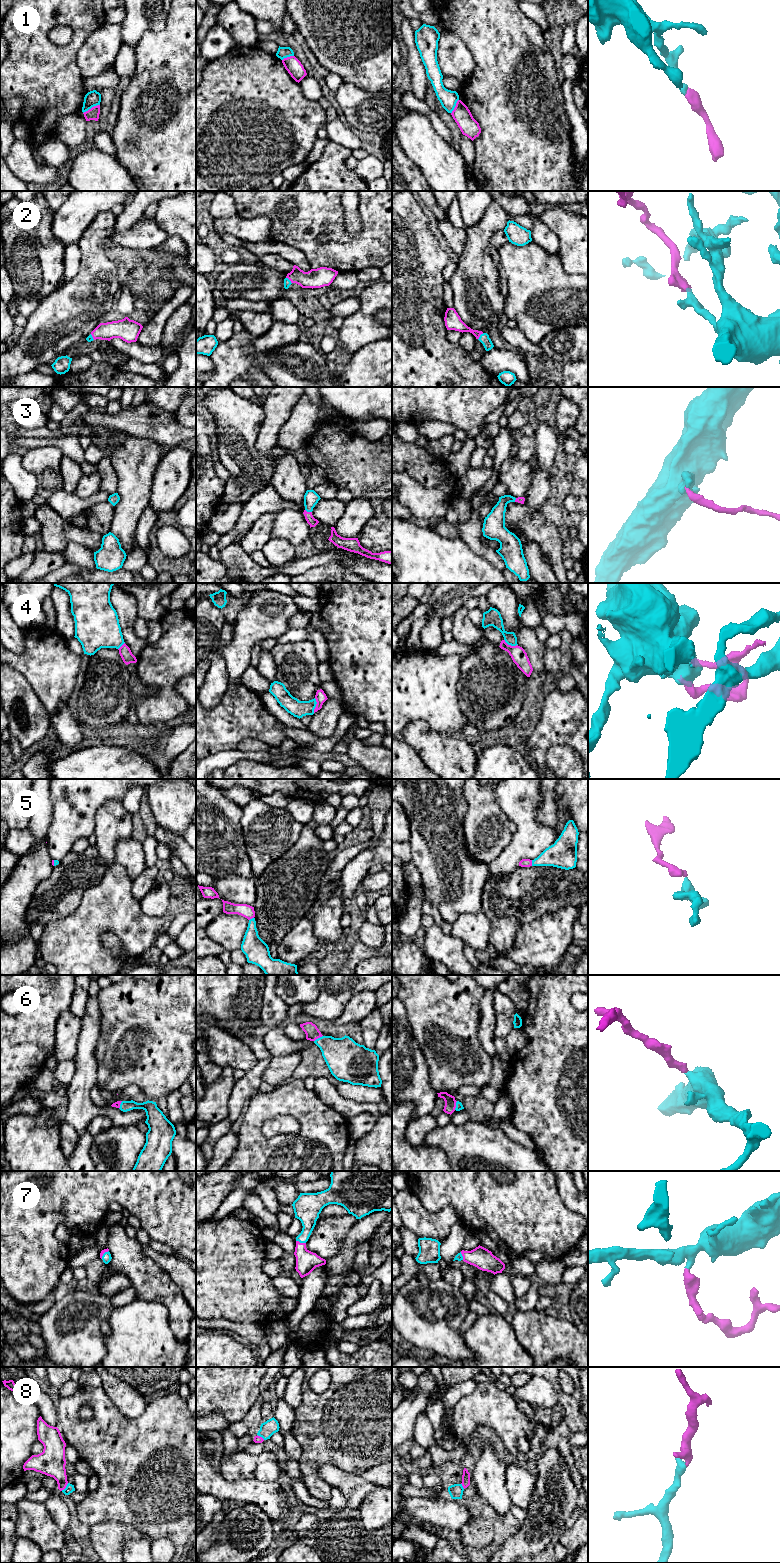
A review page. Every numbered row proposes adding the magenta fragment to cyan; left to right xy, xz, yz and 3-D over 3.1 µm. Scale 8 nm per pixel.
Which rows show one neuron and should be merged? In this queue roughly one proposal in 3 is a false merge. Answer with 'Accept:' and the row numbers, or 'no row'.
Accept: 2, 3, 5, 6, 7, 8

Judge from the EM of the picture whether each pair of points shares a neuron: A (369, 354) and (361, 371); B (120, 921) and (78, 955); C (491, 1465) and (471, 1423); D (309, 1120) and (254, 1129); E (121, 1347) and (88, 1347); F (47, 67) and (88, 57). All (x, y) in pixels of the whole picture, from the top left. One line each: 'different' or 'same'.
A: same
B: same
C: different
D: same
E: different
F: different

